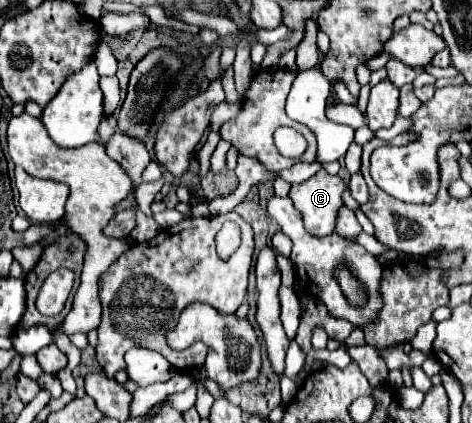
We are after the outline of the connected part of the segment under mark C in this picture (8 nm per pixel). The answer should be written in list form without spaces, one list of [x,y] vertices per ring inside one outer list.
[[[323,168],[303,184],[293,184],[289,198],[303,212],[305,228],[313,236],[335,232],[337,214],[343,206],[347,184],[339,176],[327,174]]]

